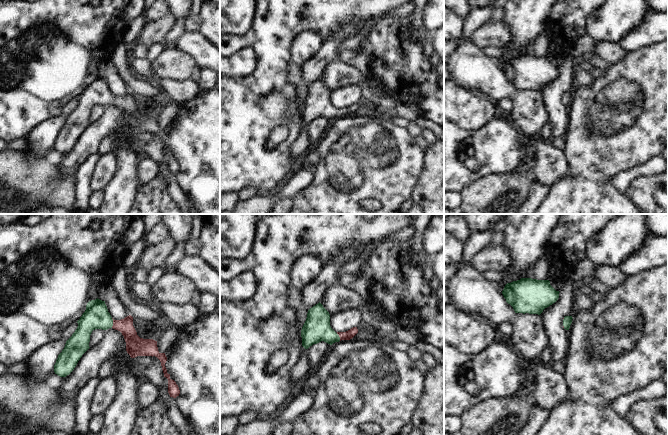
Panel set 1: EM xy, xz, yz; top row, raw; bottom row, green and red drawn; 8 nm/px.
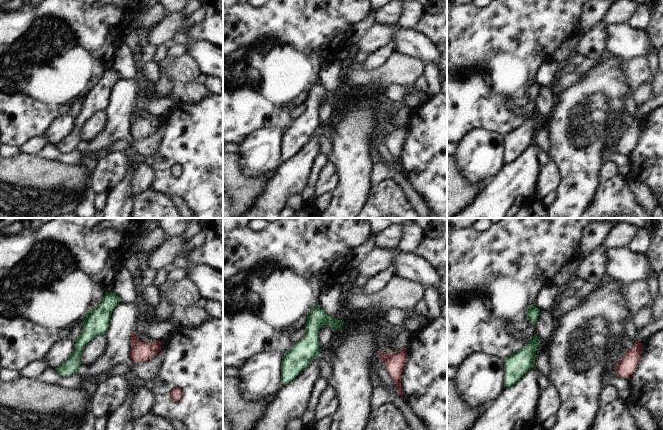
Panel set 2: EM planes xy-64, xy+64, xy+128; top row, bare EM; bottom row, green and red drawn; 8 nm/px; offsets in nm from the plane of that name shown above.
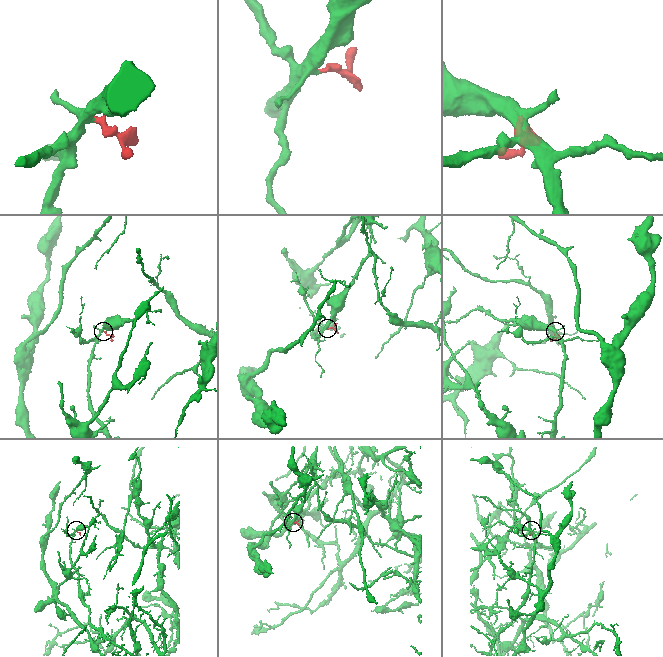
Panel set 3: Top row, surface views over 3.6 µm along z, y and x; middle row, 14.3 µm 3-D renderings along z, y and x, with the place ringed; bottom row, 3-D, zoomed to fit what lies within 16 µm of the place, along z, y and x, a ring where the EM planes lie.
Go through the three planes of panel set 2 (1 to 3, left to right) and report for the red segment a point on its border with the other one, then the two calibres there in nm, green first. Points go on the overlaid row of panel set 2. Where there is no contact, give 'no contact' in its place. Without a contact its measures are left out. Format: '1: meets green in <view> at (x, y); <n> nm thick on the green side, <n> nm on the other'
1: no contact
2: no contact
3: no contact

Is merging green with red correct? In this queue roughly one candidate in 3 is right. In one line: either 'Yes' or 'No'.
Yes

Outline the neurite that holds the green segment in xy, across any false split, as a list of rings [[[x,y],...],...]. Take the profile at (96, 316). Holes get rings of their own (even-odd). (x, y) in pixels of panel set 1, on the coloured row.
[[[100,299],[91,300],[86,305],[86,310],[77,321],[78,327],[72,336],[66,341],[65,347],[58,355],[54,365],[54,372],[60,377],[66,377],[76,367],[82,355],[90,348],[90,335],[95,329],[107,330],[113,328],[124,336],[126,351],[131,358],[137,356],[155,356],[162,366],[164,377],[168,379],[168,393],[170,397],[176,398],[180,394],[178,385],[167,373],[165,353],[160,353],[157,341],[143,339],[137,335],[133,326],[131,315],[121,320],[114,320],[108,312],[105,301]]]

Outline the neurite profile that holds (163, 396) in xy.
[[[164,377],[164,384],[158,386],[158,397],[155,401],[167,404],[169,402],[170,395],[168,393],[168,379]]]

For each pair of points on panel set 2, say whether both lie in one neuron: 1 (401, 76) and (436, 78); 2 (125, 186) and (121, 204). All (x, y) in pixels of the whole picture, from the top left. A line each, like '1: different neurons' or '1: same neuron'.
1: different neurons
2: same neuron

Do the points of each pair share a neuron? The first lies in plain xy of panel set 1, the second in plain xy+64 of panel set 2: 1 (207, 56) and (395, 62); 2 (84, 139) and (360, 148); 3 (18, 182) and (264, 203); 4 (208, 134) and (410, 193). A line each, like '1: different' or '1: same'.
1: different
2: different
3: different
4: different

